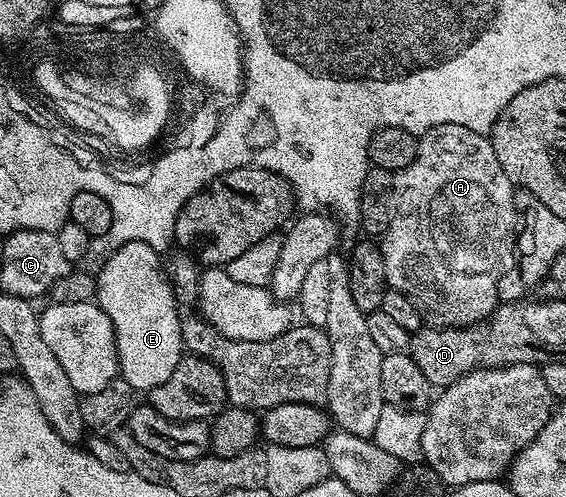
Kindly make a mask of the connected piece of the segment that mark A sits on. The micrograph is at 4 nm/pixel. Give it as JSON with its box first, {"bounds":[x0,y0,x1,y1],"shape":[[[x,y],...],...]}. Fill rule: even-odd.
{"bounds":[380,125,520,327],"shape":[[[436,125],[419,138],[416,161],[404,169],[393,172],[391,185],[390,220],[385,235],[381,236],[380,246],[384,257],[384,273],[387,284],[393,290],[404,293],[412,305],[420,313],[423,324],[427,327],[460,327],[471,323],[481,323],[496,310],[500,300],[498,297],[498,283],[507,278],[506,271],[516,263],[516,232],[520,227],[520,212],[514,205],[513,181],[500,169],[500,161],[496,158],[496,149],[492,149],[489,138],[483,132],[464,129],[464,125]]]}

